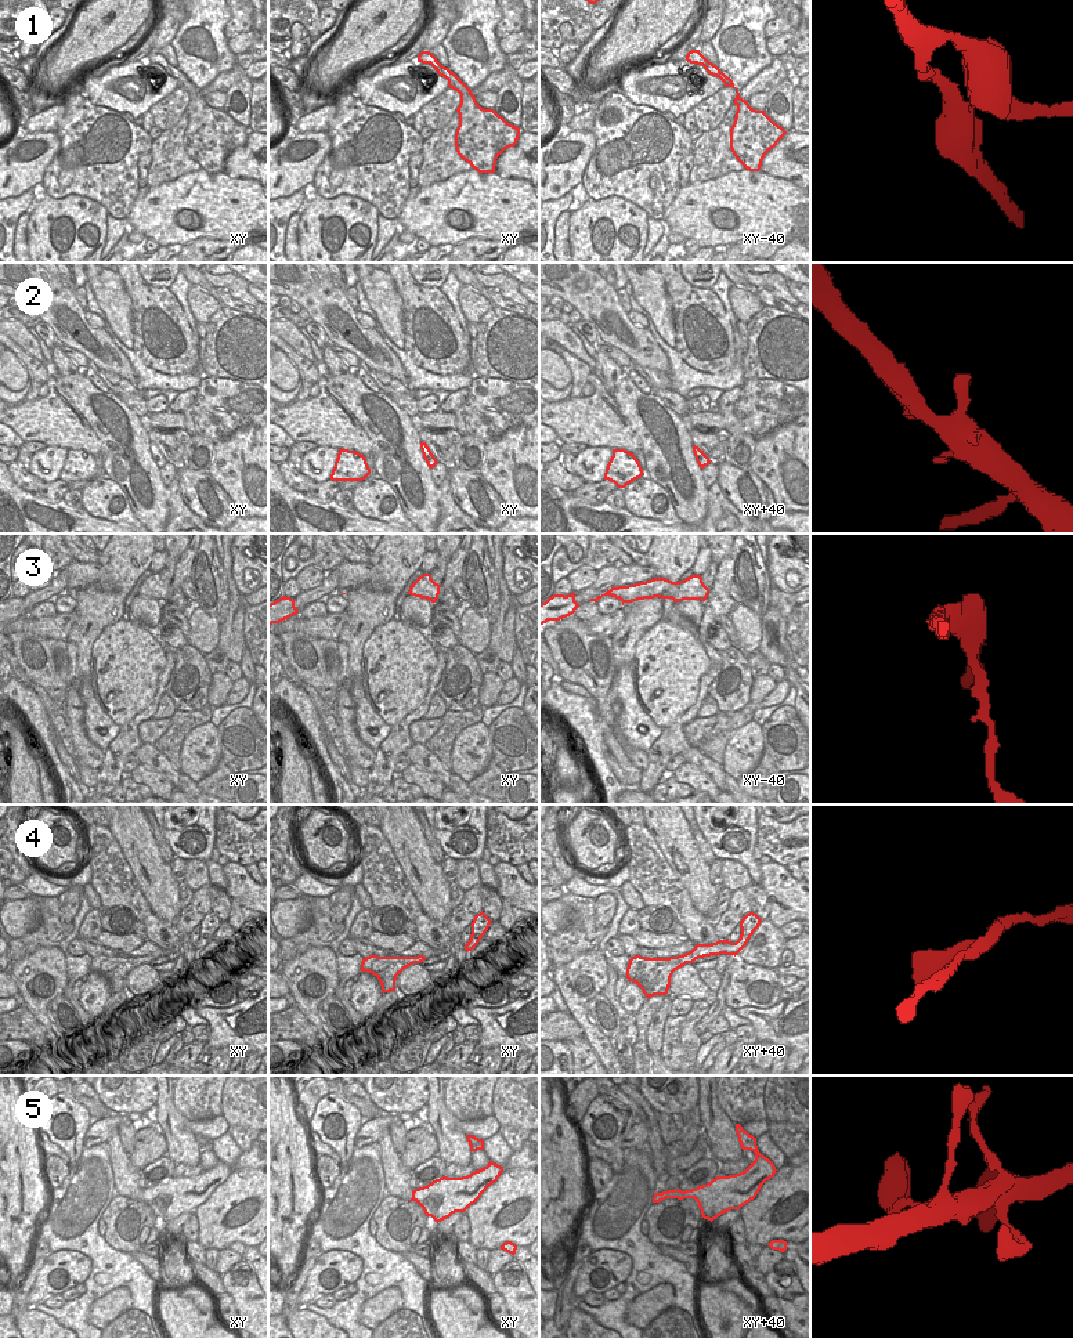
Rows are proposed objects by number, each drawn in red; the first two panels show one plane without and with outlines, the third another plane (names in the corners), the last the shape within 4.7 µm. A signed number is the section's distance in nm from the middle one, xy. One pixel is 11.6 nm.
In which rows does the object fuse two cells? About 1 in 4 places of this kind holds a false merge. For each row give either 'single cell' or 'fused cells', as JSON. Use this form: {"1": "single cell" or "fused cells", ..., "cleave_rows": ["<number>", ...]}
{"1": "single cell", "2": "single cell", "3": "fused cells", "4": "single cell", "5": "single cell", "cleave_rows": ["3"]}

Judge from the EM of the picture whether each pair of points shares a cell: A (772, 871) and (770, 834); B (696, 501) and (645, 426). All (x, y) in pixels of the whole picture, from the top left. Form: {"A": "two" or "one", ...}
{"A": "two", "B": "one"}

